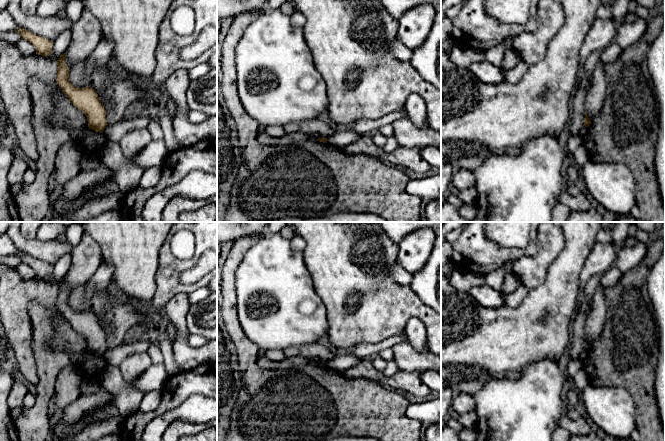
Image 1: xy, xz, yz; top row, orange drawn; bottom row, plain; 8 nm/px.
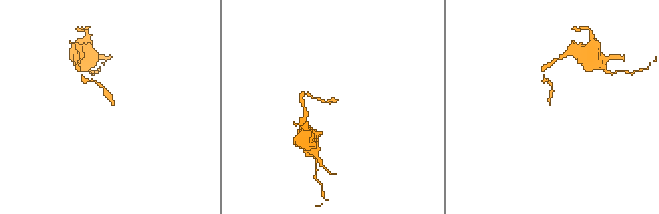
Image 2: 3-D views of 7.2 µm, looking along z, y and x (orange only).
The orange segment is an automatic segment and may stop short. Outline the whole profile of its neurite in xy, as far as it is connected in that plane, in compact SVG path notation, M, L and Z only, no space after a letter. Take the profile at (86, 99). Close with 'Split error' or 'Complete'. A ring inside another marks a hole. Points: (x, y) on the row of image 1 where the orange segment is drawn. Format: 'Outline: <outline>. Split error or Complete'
Outline: M62 54L57 60L56 82L71 103L81 110L87 117L88 127L96 132L103 133L106 128L106 111L97 92L91 87L75 88L69 81L70 69L65 63L66 54Z. Complete

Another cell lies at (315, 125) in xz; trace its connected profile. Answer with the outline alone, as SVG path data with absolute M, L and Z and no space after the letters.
M318 118L298 122L290 122L288 124L285 124L283 128L287 134L292 132L301 132L308 135L317 133L329 137L335 133L329 124L324 123Z

